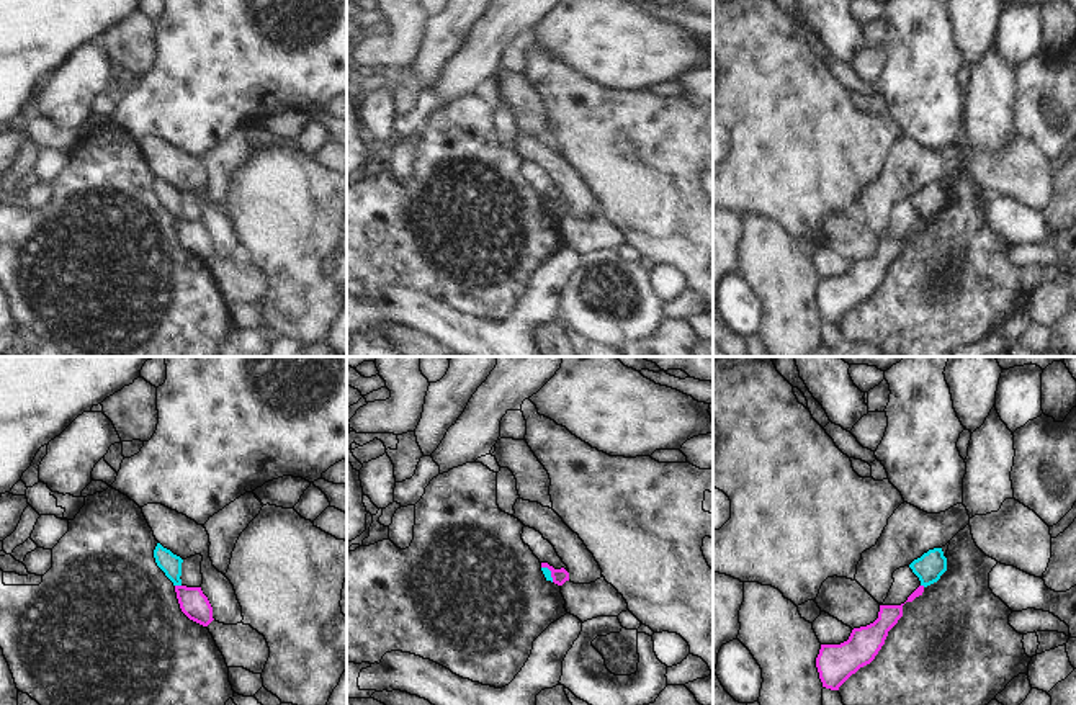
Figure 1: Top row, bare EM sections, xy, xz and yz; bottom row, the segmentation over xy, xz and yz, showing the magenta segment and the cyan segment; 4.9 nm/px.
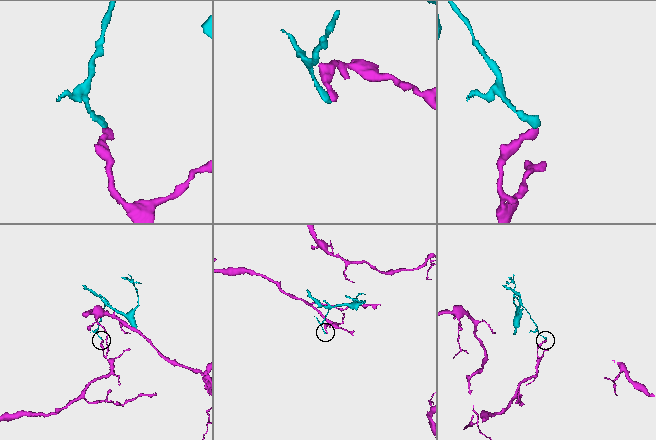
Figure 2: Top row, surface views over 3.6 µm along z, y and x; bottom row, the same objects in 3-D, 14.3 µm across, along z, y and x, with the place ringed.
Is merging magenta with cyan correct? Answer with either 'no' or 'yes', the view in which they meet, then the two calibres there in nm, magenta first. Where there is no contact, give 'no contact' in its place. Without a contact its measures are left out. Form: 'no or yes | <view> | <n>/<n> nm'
no | xy | 140/100 nm

